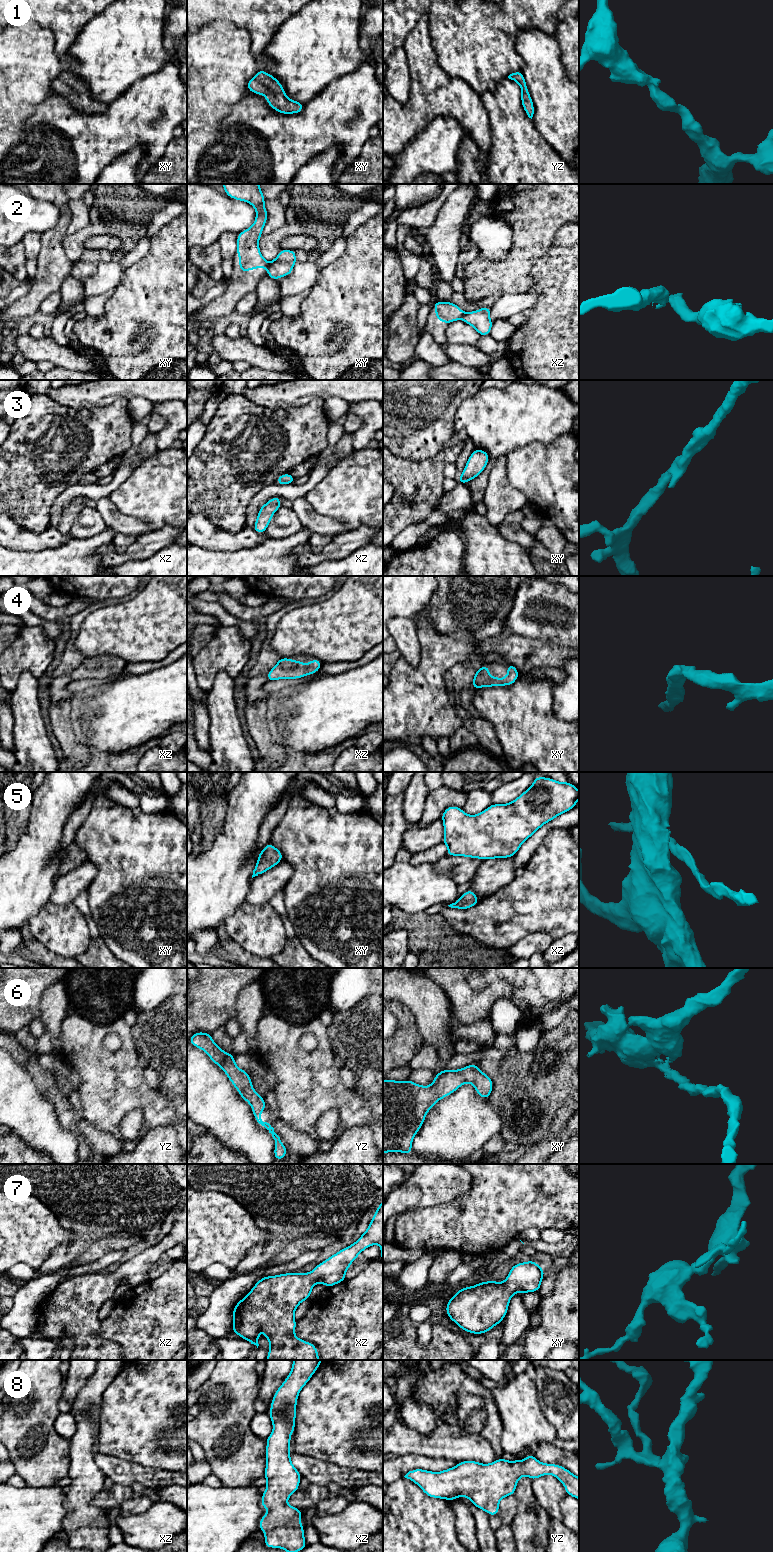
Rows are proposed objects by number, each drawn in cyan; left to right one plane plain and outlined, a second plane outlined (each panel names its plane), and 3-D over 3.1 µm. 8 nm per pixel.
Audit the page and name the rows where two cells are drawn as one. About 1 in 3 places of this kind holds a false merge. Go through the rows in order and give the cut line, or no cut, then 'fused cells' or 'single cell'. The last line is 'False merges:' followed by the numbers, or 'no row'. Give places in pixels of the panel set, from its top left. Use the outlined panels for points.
1: cut none; single cell
2: cut xz (465, 313), (461, 318); fused cells
3: cut none; single cell
4: cut none; single cell
5: cut none; single cell
6: cut none; single cell
7: cut none; single cell
8: cut none; single cell
False merges: 2

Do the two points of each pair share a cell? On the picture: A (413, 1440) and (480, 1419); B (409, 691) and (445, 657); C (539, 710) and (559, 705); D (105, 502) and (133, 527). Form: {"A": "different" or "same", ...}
{"A": "different", "B": "same", "C": "different", "D": "same"}

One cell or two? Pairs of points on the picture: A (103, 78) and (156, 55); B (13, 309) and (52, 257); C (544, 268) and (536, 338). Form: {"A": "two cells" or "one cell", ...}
{"A": "one cell", "B": "one cell", "C": "one cell"}

